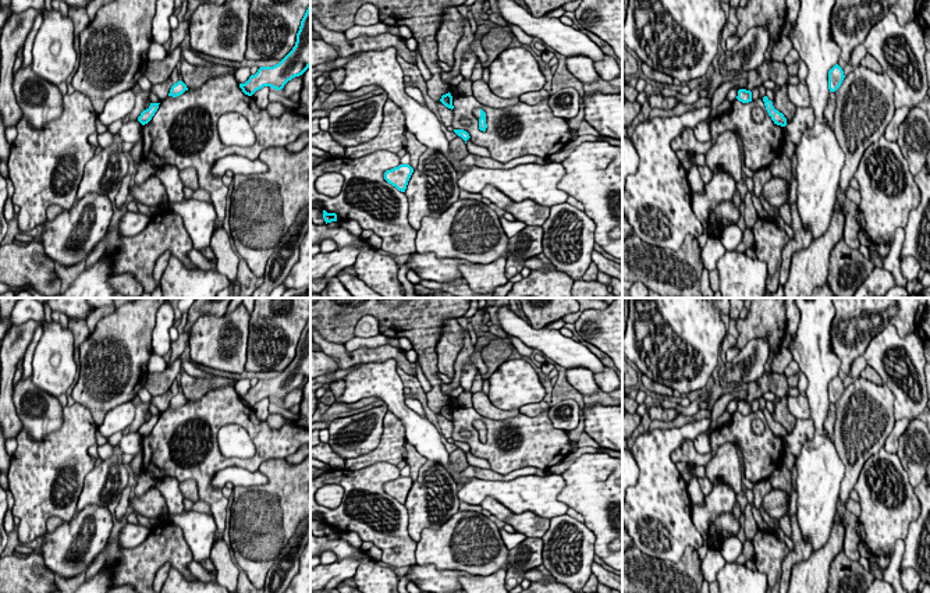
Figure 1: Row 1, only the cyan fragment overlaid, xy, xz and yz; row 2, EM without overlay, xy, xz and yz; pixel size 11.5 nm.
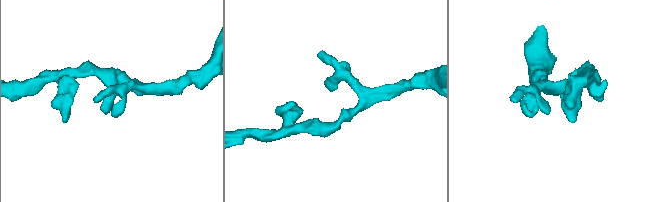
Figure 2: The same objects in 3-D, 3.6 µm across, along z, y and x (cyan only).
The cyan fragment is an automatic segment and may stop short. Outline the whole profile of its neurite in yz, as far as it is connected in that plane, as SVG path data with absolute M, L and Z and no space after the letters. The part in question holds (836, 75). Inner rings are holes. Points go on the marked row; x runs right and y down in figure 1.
M835 64L828 71L828 89L830 89L830 92L835 92L841 86L844 78L845 78L845 75L844 75L842 68L838 64Z

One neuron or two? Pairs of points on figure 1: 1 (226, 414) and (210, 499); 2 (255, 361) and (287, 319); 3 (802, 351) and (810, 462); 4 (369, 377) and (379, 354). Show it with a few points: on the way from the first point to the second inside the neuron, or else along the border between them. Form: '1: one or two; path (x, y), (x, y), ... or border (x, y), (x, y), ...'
1: one; path (192, 416), (166, 440), (167, 460), (185, 469)
2: one; path (265, 351), (272, 344), (277, 329)
3: one; path (817, 379), (819, 435)
4: two; border (397, 361), (387, 359), (361, 365)

